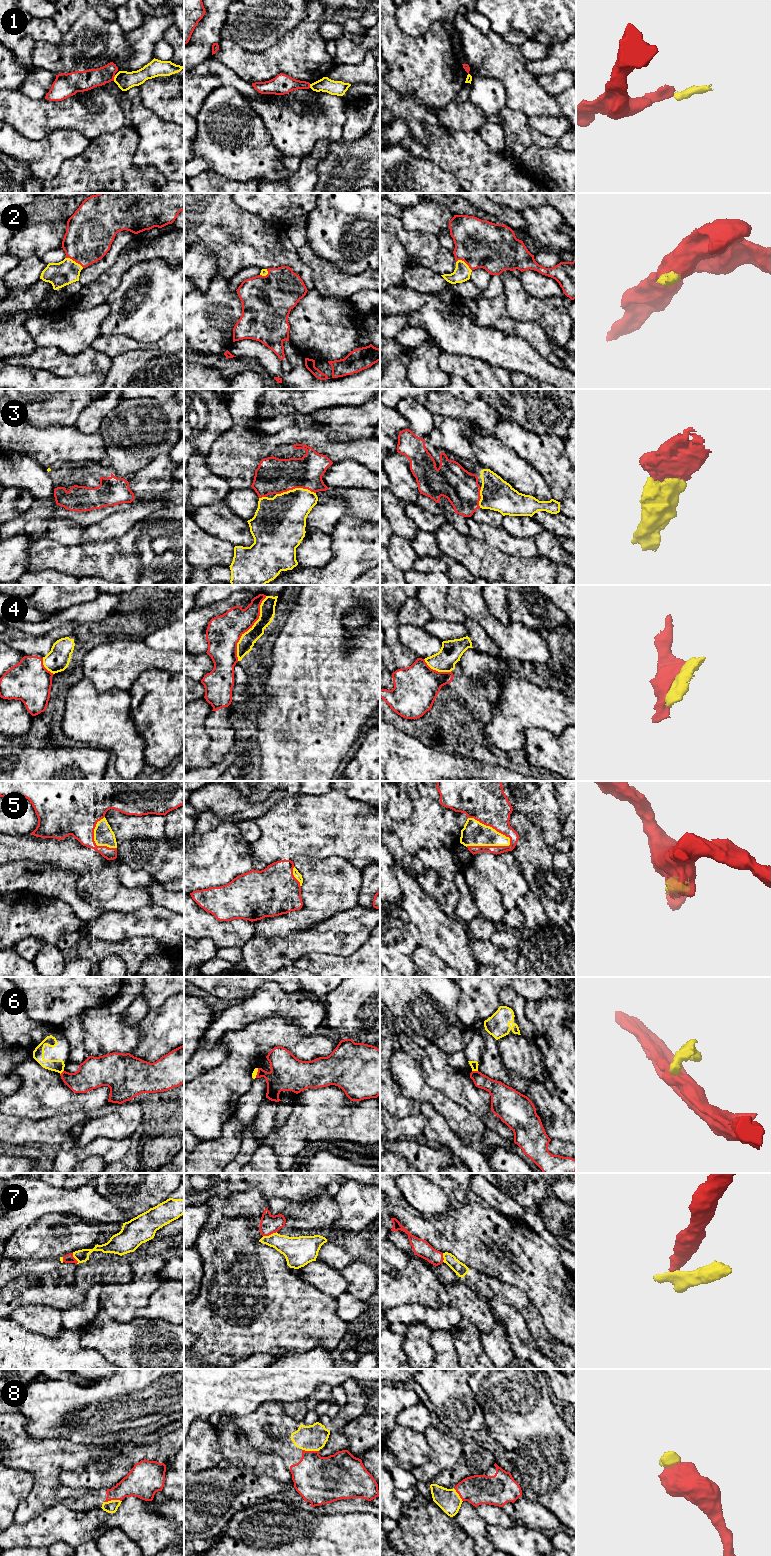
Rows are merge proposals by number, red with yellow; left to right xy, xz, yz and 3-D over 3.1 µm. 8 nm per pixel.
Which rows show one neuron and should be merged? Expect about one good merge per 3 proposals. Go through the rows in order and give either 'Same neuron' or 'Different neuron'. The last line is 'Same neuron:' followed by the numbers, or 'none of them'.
1: Different neuron
2: Same neuron
3: Same neuron
4: Different neuron
5: Same neuron
6: Different neuron
7: Different neuron
8: Same neuron
Same neuron: 2, 3, 5, 8

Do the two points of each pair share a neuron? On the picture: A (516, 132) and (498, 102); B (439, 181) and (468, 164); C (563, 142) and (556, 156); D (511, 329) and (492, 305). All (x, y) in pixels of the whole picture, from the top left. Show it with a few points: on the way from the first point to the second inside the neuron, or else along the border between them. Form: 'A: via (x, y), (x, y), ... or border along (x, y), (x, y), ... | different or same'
A: border along (505, 106), (496, 113) | different
B: border along (431, 161), (449, 172), (458, 182) | different
C: border along (538, 145), (543, 147), (560, 146), (565, 150) | different
D: via (505, 323), (493, 311) | same

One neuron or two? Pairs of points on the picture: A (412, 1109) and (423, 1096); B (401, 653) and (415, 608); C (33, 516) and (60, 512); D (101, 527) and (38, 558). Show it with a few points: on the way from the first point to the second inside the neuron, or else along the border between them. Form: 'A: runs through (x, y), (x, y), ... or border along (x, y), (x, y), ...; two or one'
A: border along (399, 1088), (405, 1096), (411, 1097), (420, 1103); two
B: border along (406, 601), (400, 608), (397, 616), (399, 624); two
C: border along (56, 505), (52, 515), (68, 518), (72, 523); two
D: border along (108, 539), (81, 544); two

